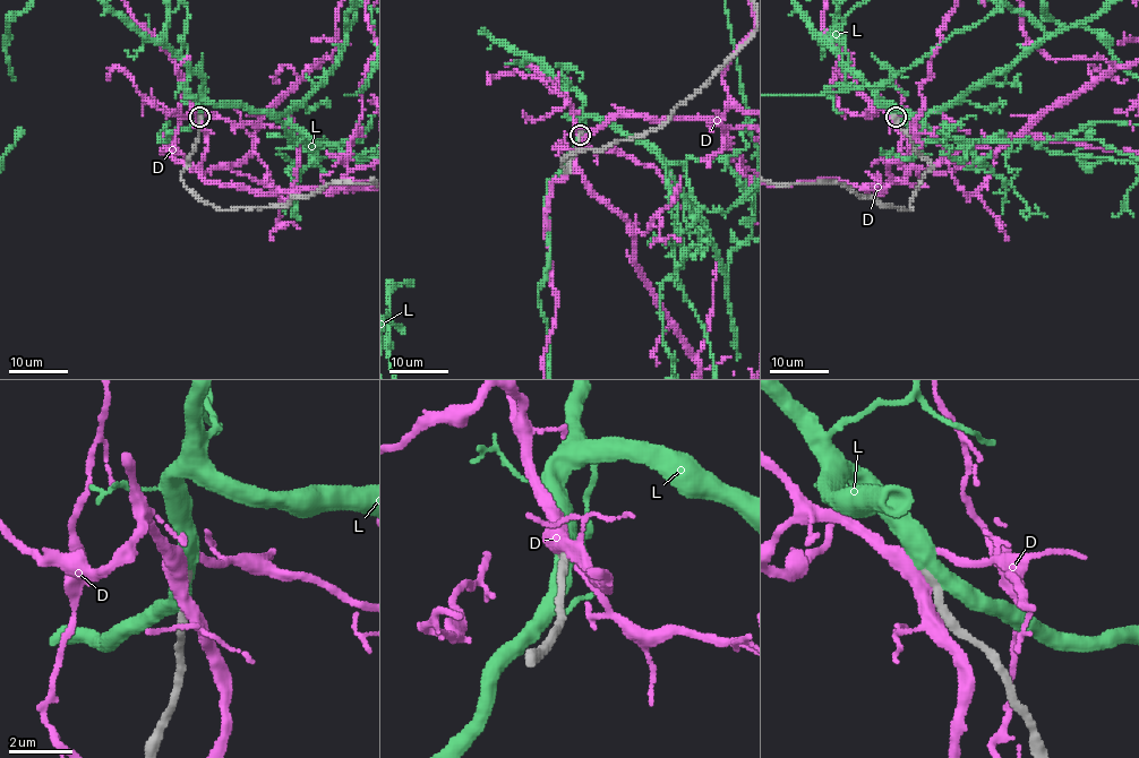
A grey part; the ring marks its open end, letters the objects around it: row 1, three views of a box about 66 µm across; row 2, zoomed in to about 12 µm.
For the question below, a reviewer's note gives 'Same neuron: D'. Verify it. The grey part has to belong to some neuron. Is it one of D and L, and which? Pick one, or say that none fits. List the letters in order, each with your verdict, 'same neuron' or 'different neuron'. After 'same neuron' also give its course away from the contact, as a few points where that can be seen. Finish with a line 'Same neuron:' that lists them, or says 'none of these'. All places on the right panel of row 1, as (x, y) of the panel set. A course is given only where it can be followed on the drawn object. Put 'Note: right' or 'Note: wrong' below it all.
D: different neuron
L: same neuron
Same neuron: L
Note: wrong

